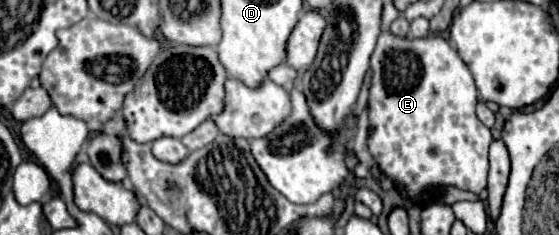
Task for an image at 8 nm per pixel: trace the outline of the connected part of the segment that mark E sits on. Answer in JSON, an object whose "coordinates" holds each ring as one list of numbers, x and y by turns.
{"coordinates":[[384,30,380,32,378,44,374,48,370,70,368,152,372,154,374,164,380,168,380,172,386,174,394,184,398,184,416,204,430,204,448,186,480,194,486,188,488,148,494,138,490,128,486,128,476,118,476,84,450,42,436,34,424,38,406,38]]}

